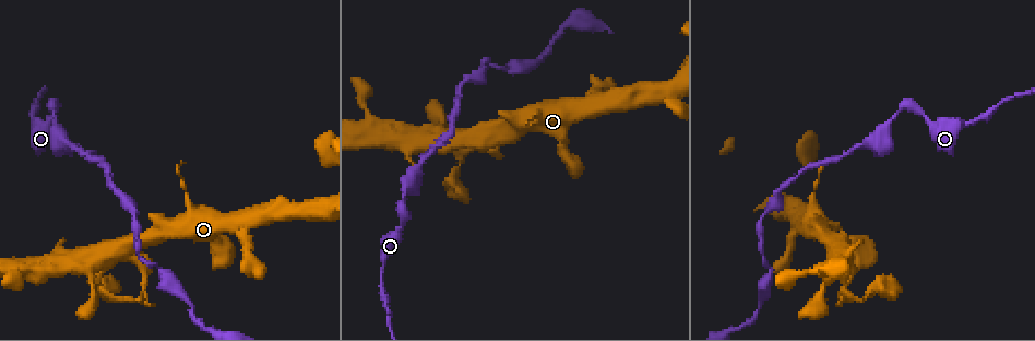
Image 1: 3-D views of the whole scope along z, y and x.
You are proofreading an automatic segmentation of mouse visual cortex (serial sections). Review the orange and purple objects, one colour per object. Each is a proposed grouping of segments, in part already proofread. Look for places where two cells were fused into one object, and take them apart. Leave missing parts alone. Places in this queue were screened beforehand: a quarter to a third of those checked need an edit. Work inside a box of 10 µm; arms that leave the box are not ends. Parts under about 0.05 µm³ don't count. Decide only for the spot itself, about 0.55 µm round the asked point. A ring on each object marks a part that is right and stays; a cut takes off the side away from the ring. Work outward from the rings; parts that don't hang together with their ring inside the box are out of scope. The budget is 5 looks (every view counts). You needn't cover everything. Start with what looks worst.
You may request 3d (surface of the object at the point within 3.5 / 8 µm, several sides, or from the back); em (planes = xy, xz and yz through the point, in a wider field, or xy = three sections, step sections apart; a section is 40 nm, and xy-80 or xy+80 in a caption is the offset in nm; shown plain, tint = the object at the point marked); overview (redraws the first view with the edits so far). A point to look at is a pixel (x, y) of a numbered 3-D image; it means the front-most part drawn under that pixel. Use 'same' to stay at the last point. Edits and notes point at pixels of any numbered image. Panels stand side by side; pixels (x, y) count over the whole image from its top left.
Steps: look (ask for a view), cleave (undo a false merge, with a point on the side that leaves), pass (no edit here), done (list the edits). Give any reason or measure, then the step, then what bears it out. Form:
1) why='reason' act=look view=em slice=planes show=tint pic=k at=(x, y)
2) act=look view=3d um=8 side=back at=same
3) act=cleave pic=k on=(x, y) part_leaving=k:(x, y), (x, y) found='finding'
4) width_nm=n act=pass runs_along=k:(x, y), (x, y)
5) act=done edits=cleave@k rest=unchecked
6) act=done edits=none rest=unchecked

why='abrupt turn' act=look view=3d um=3.5 side=back pic=1 at=(459, 156)

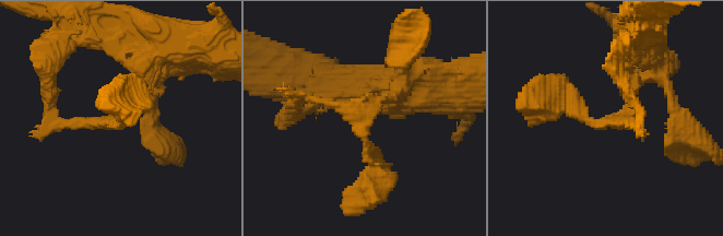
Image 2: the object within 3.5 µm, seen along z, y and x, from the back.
act=look view=em slice=xy step=2 show=tint pic=2 at=(365, 116)

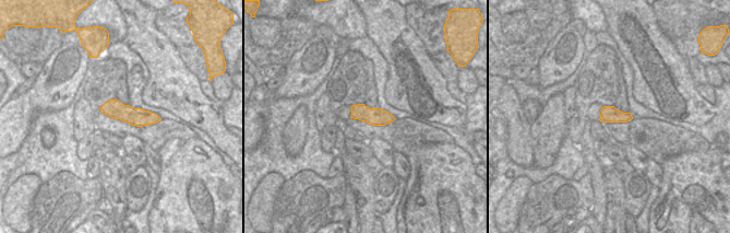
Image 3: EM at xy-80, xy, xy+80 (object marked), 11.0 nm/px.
act=look view=em slice=xy step=1 show=tint at=same

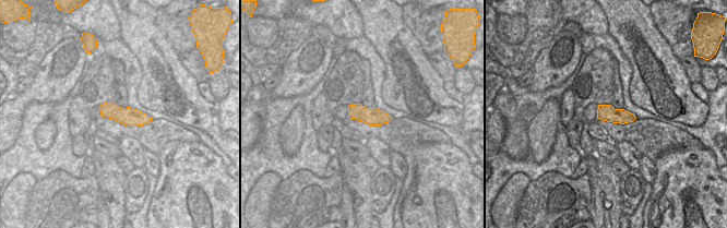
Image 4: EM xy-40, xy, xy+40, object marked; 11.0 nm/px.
act=cleave pic=2 on=(366, 119) part_leaving=2:(381, 99), (362, 125), (371, 178) found='a second cell is stuck on'

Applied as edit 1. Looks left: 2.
why='sharp bend' act=look view=3d um=3.5 pic=1 at=(907, 107)

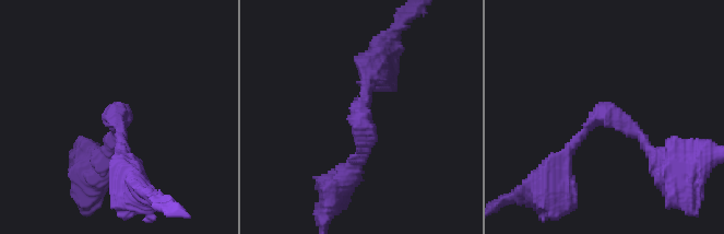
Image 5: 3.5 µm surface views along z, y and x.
arm_widths_nm=150,200 why='need the tissue' act=look view=em slice=xy step=1 show=tint pic=5 at=(605, 117)

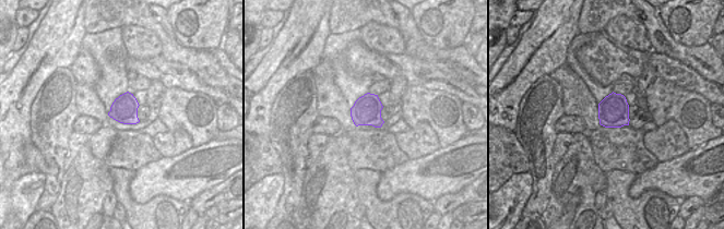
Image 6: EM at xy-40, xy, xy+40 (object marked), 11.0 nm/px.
act=pass runs_along=5:(348, 175), (362, 155), (372, 74) found='continuous, no second cell'

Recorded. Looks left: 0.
act=done edits=cleave@2 rest=unchecked

